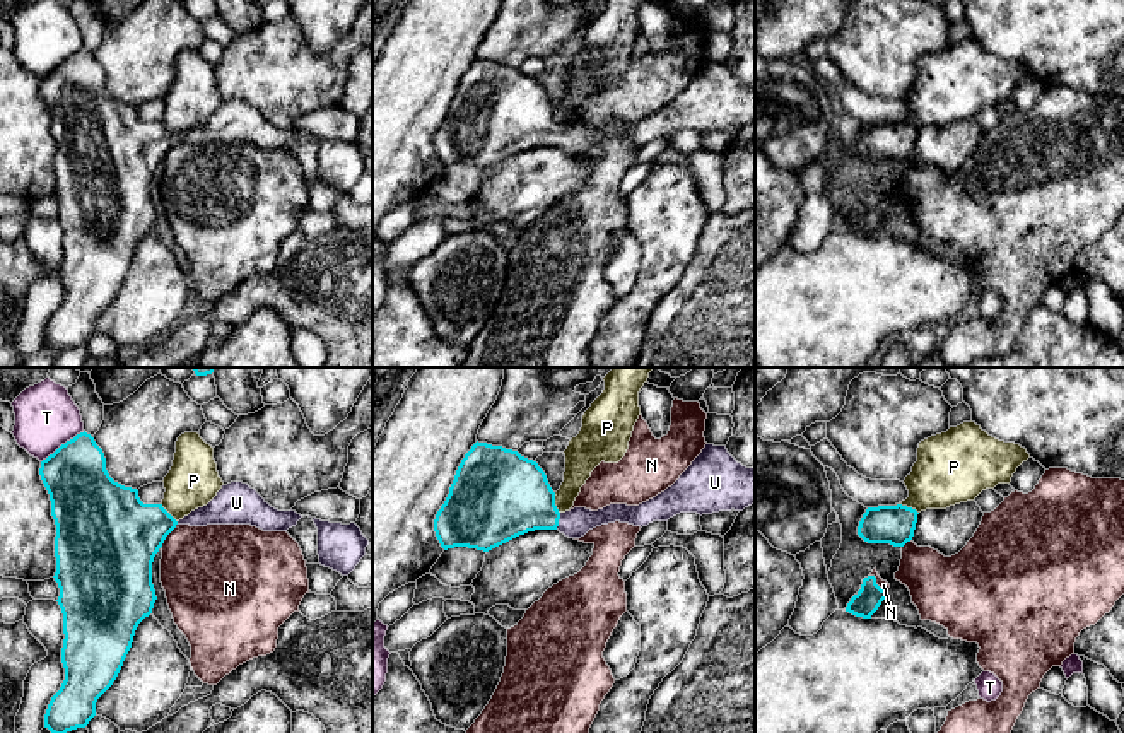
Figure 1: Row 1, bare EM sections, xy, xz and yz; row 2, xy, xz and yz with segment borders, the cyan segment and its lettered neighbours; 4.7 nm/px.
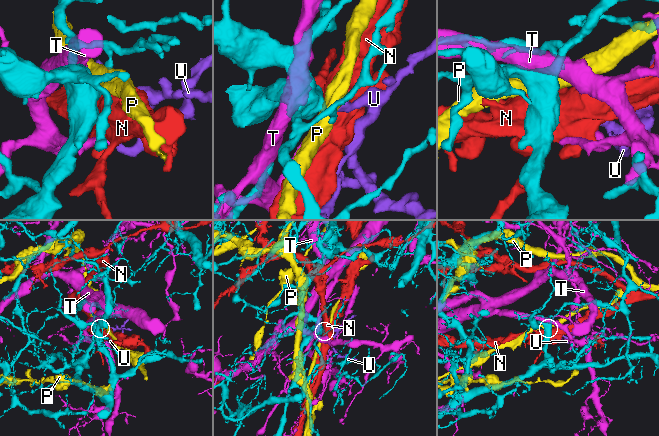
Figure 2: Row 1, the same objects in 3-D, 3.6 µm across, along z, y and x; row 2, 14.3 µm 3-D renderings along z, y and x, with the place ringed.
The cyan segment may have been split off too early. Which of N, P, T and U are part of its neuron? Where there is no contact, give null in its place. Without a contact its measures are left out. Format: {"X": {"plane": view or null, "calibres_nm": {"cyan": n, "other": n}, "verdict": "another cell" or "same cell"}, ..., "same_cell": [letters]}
{"N": {"plane": "xy", "calibres_nm": {"cyan": 420, "other": 420}, "verdict": "another cell"}, "P": {"plane": "yz", "calibres_nm": {"cyan": 180, "other": 300}, "verdict": "another cell"}, "T": {"plane": "xy", "calibres_nm": {"cyan": 300, "other": 300}, "verdict": "another cell"}, "U": {"plane": "xz", "calibres_nm": {"cyan": 380, "other": 140}, "verdict": "same cell"}, "same_cell": ["U"]}

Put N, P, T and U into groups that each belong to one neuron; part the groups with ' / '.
N / P / T / U

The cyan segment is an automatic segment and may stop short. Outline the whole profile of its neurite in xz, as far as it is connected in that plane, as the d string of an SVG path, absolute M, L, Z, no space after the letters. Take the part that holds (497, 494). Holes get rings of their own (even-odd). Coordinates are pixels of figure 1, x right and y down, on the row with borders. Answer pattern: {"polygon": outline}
{"polygon": "M477 441L456 470L449 494L436 514L434 531L444 550L468 547L489 552L535 530L559 530L569 538L581 538L589 530L615 521L642 528L653 521L668 521L680 513L702 516L743 511L752 504L755 504L755 468L738 463L726 446L705 444L671 487L639 506L610 504L598 511L574 507L560 513L555 506L555 492L536 461L518 451Z"}

